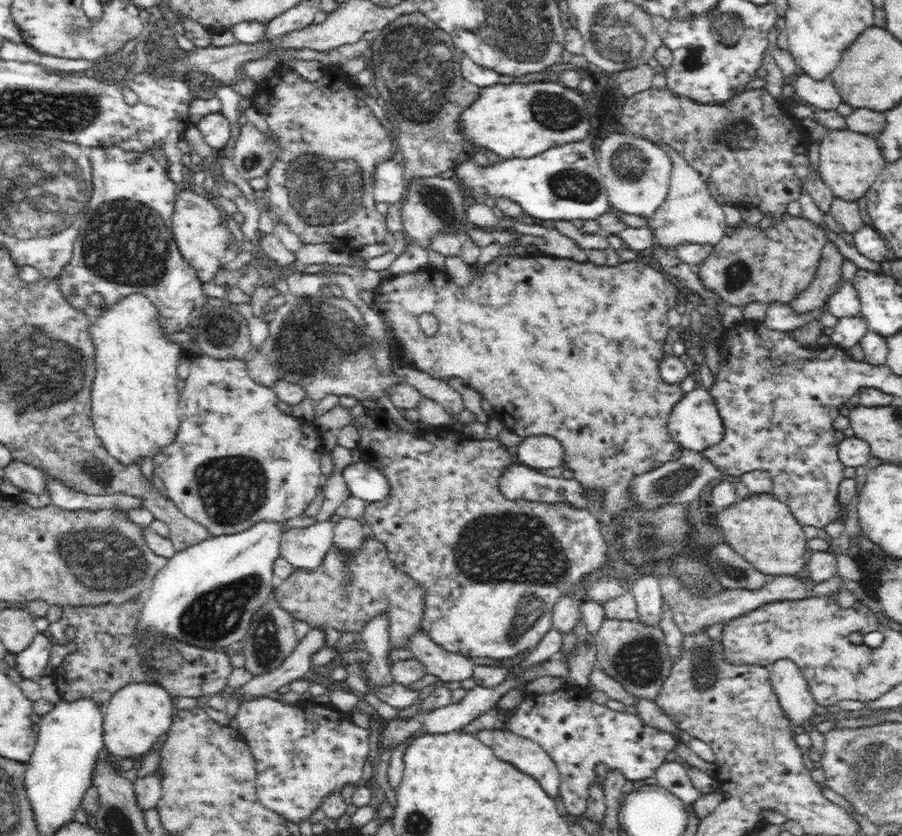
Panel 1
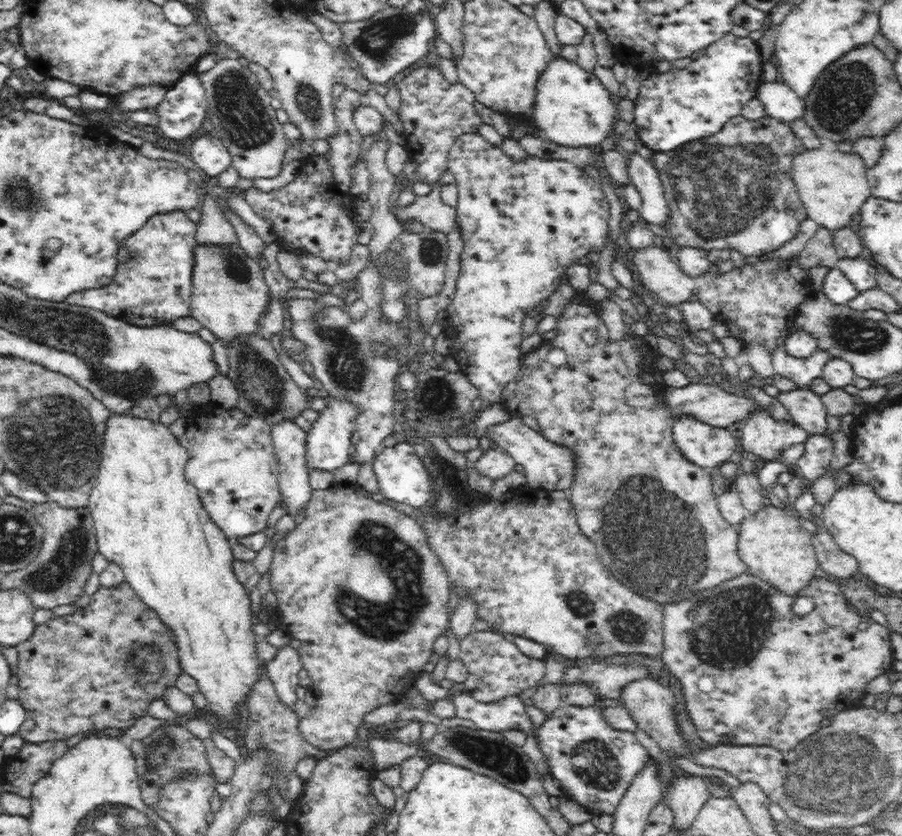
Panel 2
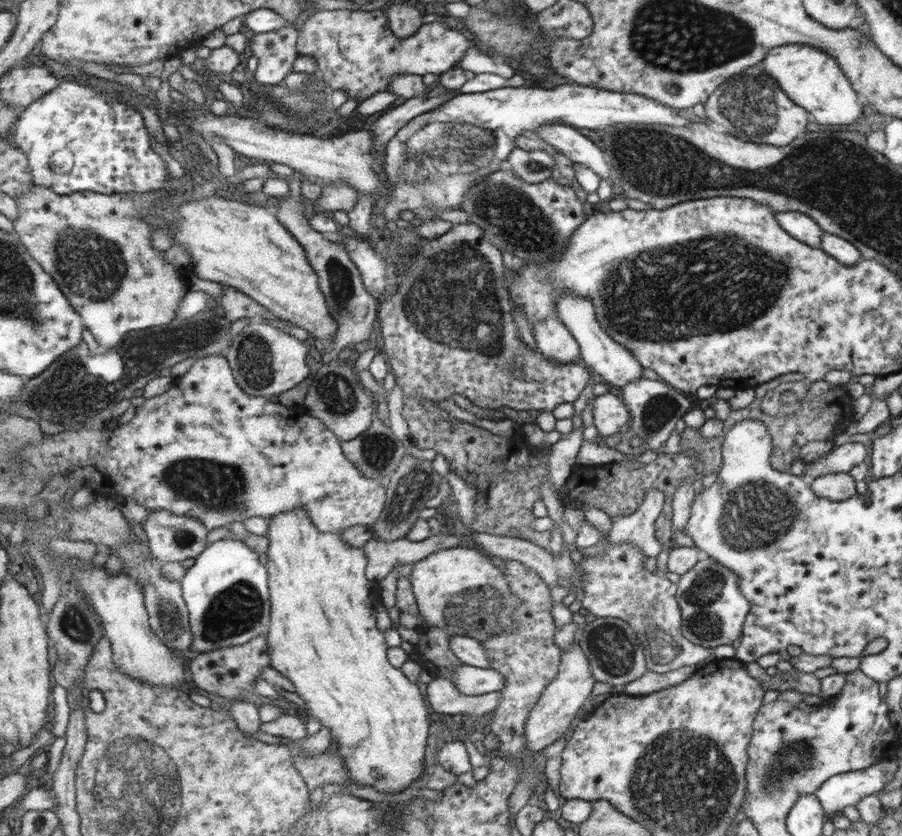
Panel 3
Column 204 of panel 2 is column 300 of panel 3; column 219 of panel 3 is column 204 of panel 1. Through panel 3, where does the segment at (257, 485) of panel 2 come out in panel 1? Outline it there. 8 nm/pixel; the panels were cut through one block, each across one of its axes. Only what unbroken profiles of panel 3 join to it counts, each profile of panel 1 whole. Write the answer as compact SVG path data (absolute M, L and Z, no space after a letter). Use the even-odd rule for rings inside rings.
M196 356L189 368L184 390L179 393L178 430L174 440L153 457L153 472L162 480L164 492L188 518L207 528L212 535L233 535L258 522L284 523L304 514L320 486L320 457L324 453L315 425L278 409L273 387L250 377L247 358L216 359Z

